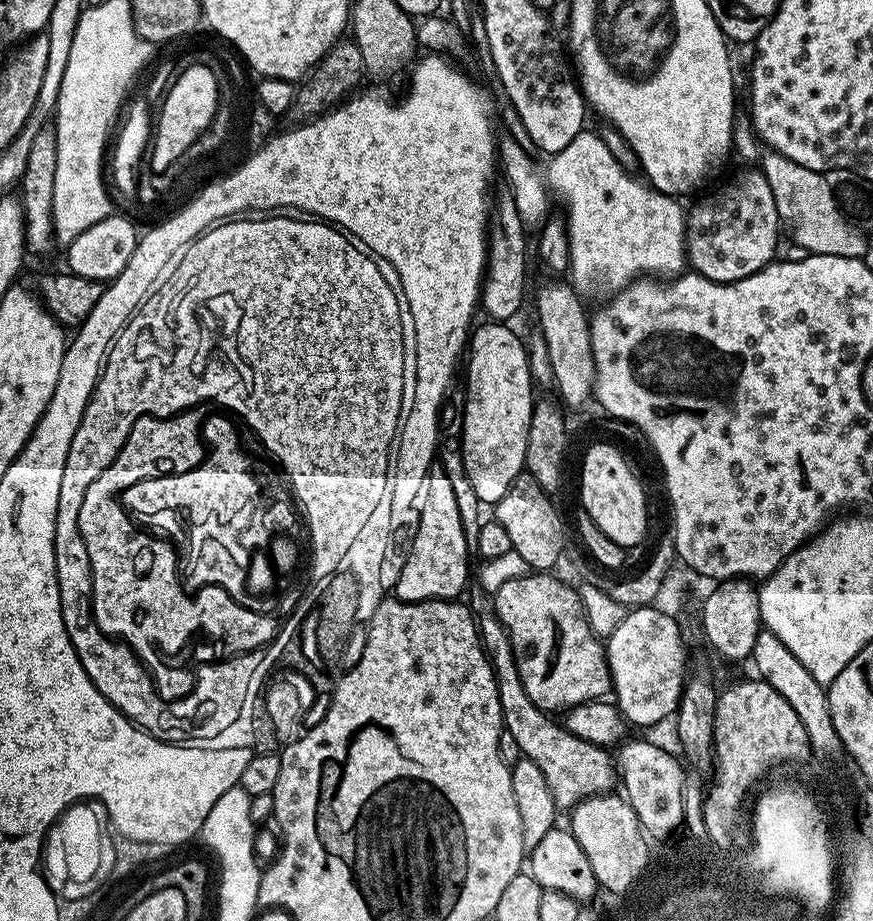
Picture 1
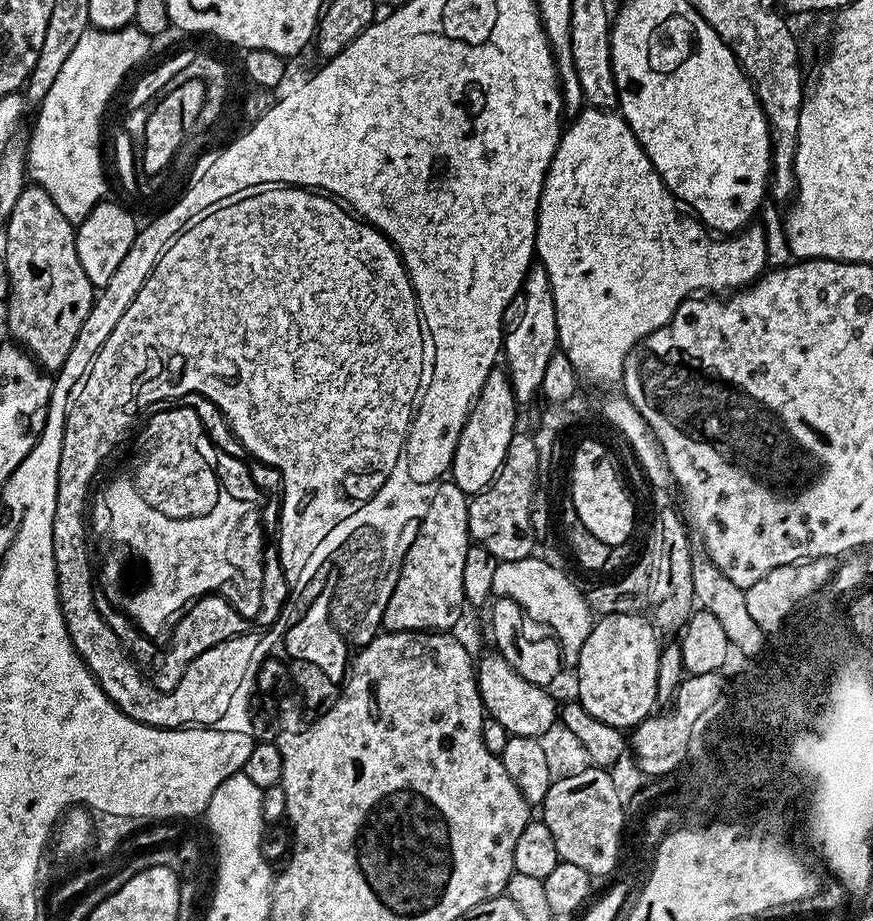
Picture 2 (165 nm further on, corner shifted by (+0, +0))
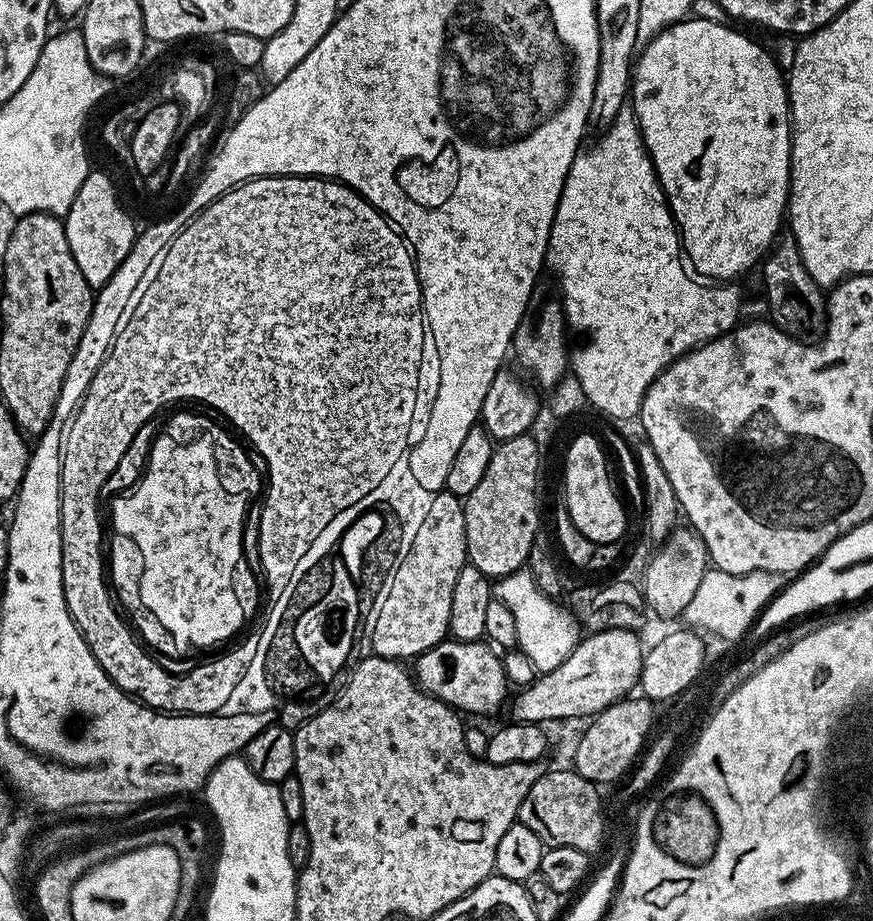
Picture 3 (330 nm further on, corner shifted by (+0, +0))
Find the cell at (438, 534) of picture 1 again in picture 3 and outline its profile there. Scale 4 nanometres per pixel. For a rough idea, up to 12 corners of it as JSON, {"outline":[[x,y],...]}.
{"outline":[[433,495],[370,645],[408,662],[449,635],[463,499]]}

